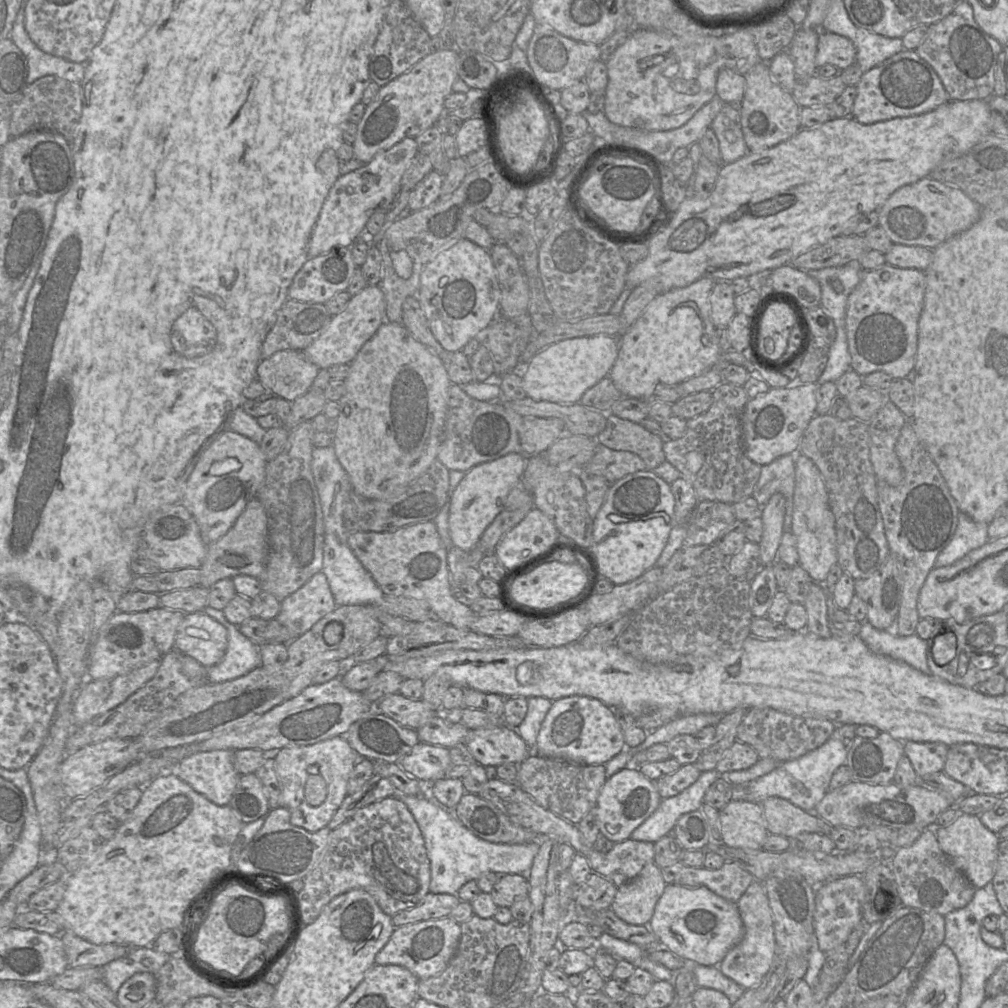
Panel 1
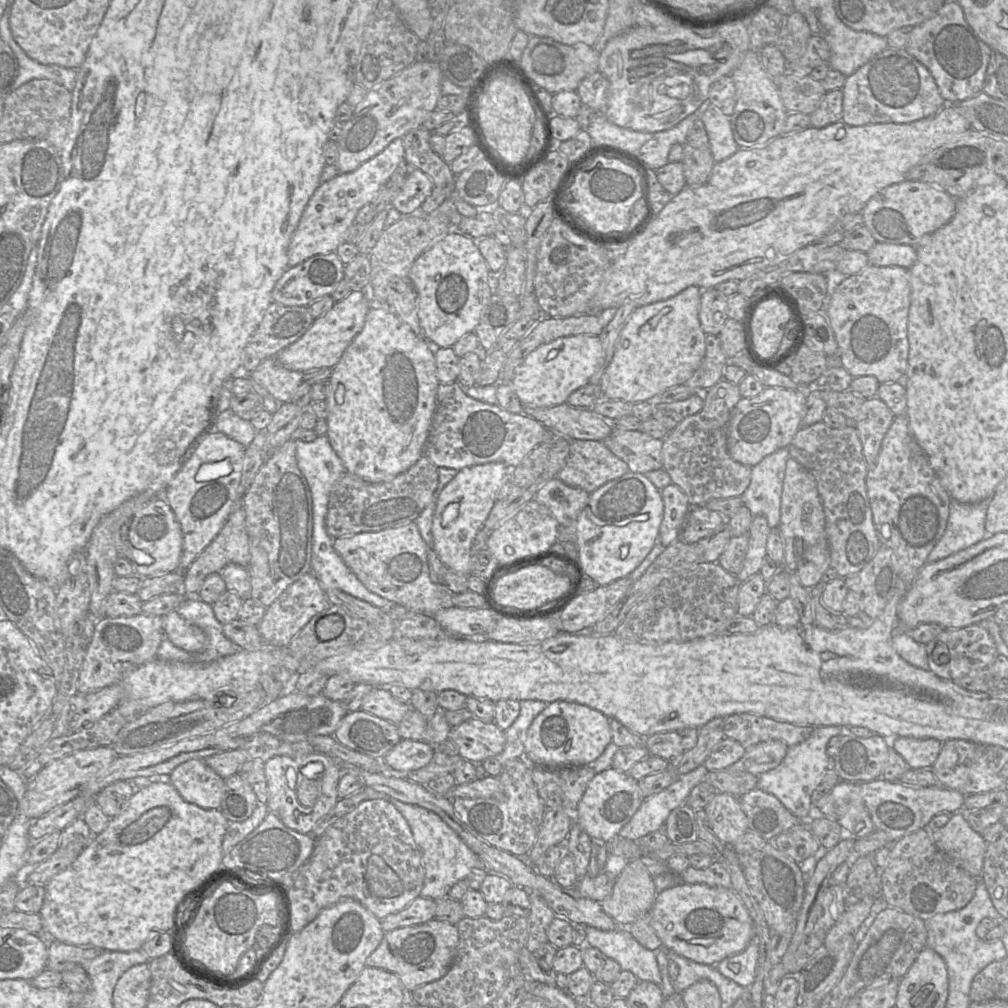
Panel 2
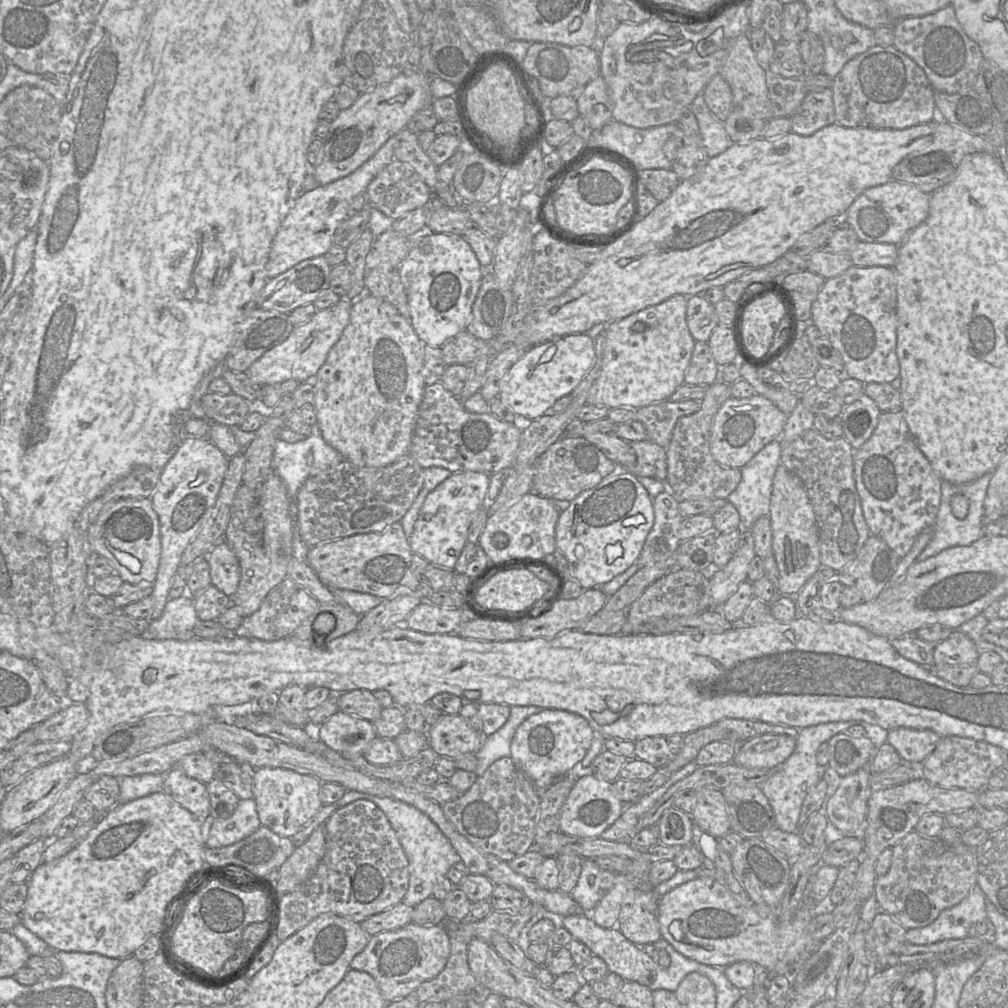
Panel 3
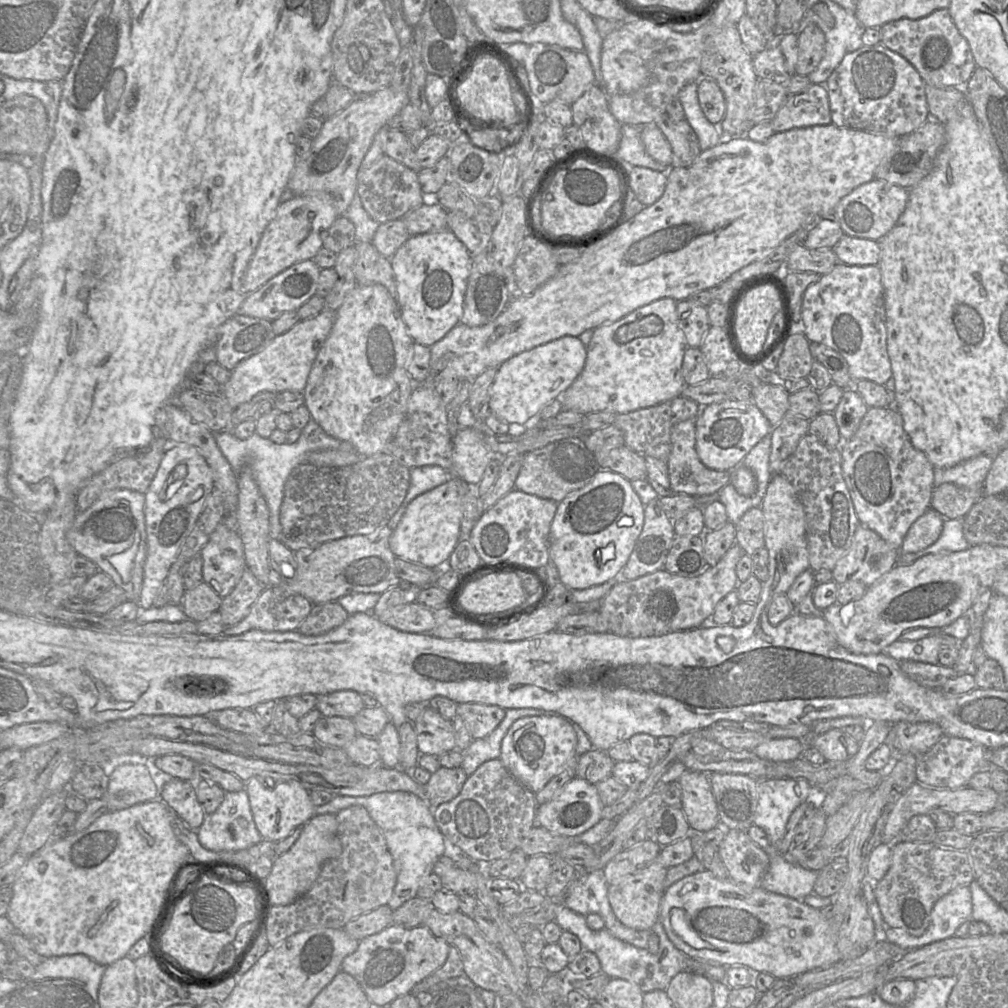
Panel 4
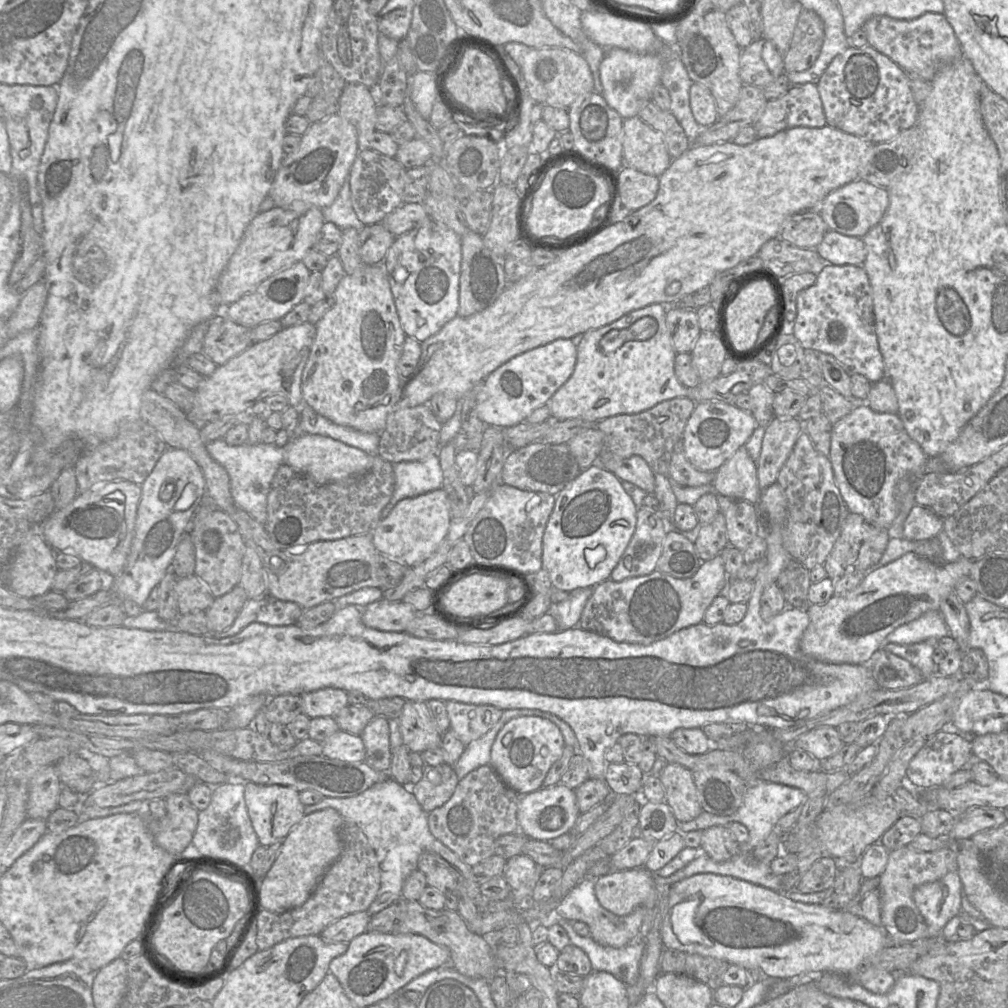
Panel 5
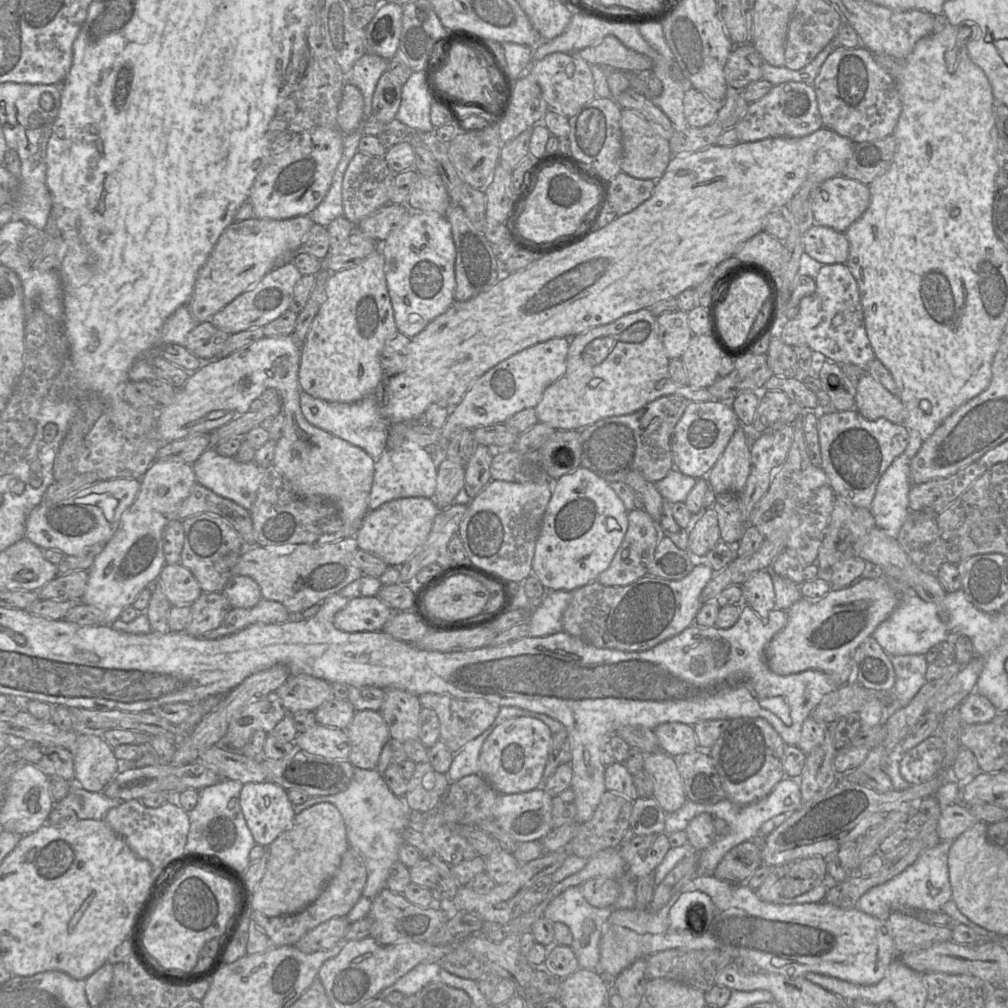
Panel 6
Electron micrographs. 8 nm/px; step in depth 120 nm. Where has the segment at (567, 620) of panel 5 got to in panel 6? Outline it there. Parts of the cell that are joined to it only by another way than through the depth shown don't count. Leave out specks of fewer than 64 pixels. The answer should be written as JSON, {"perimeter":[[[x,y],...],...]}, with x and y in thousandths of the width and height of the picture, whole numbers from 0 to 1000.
{"perimeter":[[[543,586],[524,615],[526,632],[541,632],[559,626],[558,611],[567,593],[564,586]]]}

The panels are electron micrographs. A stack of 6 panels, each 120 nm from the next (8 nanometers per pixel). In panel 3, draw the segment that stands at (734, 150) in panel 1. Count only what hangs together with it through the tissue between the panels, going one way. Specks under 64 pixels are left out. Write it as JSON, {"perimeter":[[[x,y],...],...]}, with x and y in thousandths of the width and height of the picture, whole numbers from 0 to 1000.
{"perimeter":[[[693,92],[684,106],[691,118],[693,133],[703,157],[715,153],[728,143],[724,139],[718,121],[713,119],[700,104],[697,92]]]}

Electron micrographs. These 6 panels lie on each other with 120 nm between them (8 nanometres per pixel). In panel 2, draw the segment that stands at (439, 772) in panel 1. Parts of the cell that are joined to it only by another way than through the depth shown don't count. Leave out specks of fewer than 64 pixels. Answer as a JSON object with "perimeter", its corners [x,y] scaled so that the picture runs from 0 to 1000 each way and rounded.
{"perimeter":[[[398,733],[380,754],[389,763],[404,767],[423,760],[430,751],[430,741],[422,735]]]}

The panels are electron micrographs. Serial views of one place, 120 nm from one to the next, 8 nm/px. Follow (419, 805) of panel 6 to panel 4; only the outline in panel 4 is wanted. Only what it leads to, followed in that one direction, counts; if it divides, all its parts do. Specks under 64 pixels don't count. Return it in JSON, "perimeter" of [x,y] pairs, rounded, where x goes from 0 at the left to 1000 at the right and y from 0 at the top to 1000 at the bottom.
{"perimeter":[[[438,760],[421,779],[423,796],[427,801],[434,802],[437,798],[447,795],[455,789],[464,771],[457,761]]]}

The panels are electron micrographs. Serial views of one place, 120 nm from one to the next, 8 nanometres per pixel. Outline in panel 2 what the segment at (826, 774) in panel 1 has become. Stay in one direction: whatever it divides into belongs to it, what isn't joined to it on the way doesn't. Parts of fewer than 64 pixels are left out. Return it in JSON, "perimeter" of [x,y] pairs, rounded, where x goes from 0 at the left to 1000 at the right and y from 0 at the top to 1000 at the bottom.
{"perimeter":[[[812,720],[799,735],[782,742],[777,755],[768,763],[753,769],[751,782],[770,790],[775,797],[788,809],[796,813],[802,813],[806,798],[806,787],[816,774],[818,767],[826,763],[826,753],[820,749],[822,734],[830,729],[843,729],[843,721]]]}

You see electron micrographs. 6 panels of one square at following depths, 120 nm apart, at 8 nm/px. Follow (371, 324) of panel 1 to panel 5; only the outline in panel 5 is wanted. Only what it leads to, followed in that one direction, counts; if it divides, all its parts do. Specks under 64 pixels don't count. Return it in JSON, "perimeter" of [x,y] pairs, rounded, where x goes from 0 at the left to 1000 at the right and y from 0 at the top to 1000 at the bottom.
{"perimeter":[[[308,319],[281,325],[267,336],[256,338],[221,362],[215,363],[206,374],[202,374],[193,387],[191,405],[187,416],[196,423],[236,411],[254,399],[271,391],[281,391],[287,403],[298,406],[301,400],[299,376],[313,331]]]}

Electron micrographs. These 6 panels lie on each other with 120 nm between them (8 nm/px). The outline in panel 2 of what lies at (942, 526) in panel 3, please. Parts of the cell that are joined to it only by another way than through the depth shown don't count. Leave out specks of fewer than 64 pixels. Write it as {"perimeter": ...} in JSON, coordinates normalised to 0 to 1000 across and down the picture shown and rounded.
{"perimeter":[[[983,493],[968,499],[944,495],[938,526],[921,551],[920,558],[929,558],[960,544],[979,532],[978,512]]]}

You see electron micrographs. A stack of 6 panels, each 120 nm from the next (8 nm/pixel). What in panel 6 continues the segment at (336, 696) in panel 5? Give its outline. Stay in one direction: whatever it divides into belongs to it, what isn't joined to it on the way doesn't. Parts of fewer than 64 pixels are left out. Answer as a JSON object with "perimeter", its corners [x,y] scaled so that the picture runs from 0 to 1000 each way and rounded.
{"perimeter":[[[290,669],[273,687],[286,708],[312,706],[319,697],[331,693],[327,678],[304,669]]]}

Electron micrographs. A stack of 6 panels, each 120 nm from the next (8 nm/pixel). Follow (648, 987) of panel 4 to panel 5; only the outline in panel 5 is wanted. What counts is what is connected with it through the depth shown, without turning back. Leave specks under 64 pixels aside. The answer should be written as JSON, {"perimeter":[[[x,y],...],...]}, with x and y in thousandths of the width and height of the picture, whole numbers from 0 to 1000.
{"perimeter":[[[553,912],[553,916],[563,926],[565,938],[572,938],[582,946],[588,963],[605,965],[622,978],[627,978],[634,972],[635,952],[639,942],[634,928],[629,936],[610,940],[595,938],[585,929],[575,929],[569,924],[567,916],[561,912]]]}

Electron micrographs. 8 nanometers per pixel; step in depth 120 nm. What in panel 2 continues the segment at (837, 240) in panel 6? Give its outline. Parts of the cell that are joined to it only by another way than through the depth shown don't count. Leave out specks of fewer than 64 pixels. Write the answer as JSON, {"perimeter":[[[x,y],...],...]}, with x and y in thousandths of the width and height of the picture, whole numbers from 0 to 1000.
{"perimeter":[[[870,240],[860,251],[862,262],[904,266],[910,258],[909,245],[902,242]]]}

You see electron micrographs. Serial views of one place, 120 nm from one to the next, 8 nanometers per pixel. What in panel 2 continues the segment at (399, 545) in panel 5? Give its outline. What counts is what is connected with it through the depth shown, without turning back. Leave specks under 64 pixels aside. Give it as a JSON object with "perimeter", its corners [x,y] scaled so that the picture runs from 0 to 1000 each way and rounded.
{"perimeter":[[[498,458],[473,460],[459,464],[438,485],[433,500],[429,517],[430,546],[445,564],[459,570],[467,570],[467,541],[473,529],[479,524],[501,470],[510,463]]]}

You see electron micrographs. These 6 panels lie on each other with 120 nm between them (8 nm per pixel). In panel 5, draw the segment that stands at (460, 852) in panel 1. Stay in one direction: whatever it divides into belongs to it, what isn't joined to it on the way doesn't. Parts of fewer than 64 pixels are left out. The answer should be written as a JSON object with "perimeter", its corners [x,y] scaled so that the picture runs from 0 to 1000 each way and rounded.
{"perimeter":[[[385,772],[351,791],[321,791],[313,798],[302,799],[302,808],[323,802],[332,803],[341,815],[354,818],[373,846],[378,863],[378,876],[374,889],[364,905],[371,908],[399,892],[398,884],[402,872],[414,862],[416,849],[432,832],[426,822],[425,807],[421,806],[406,780],[399,780]]]}

